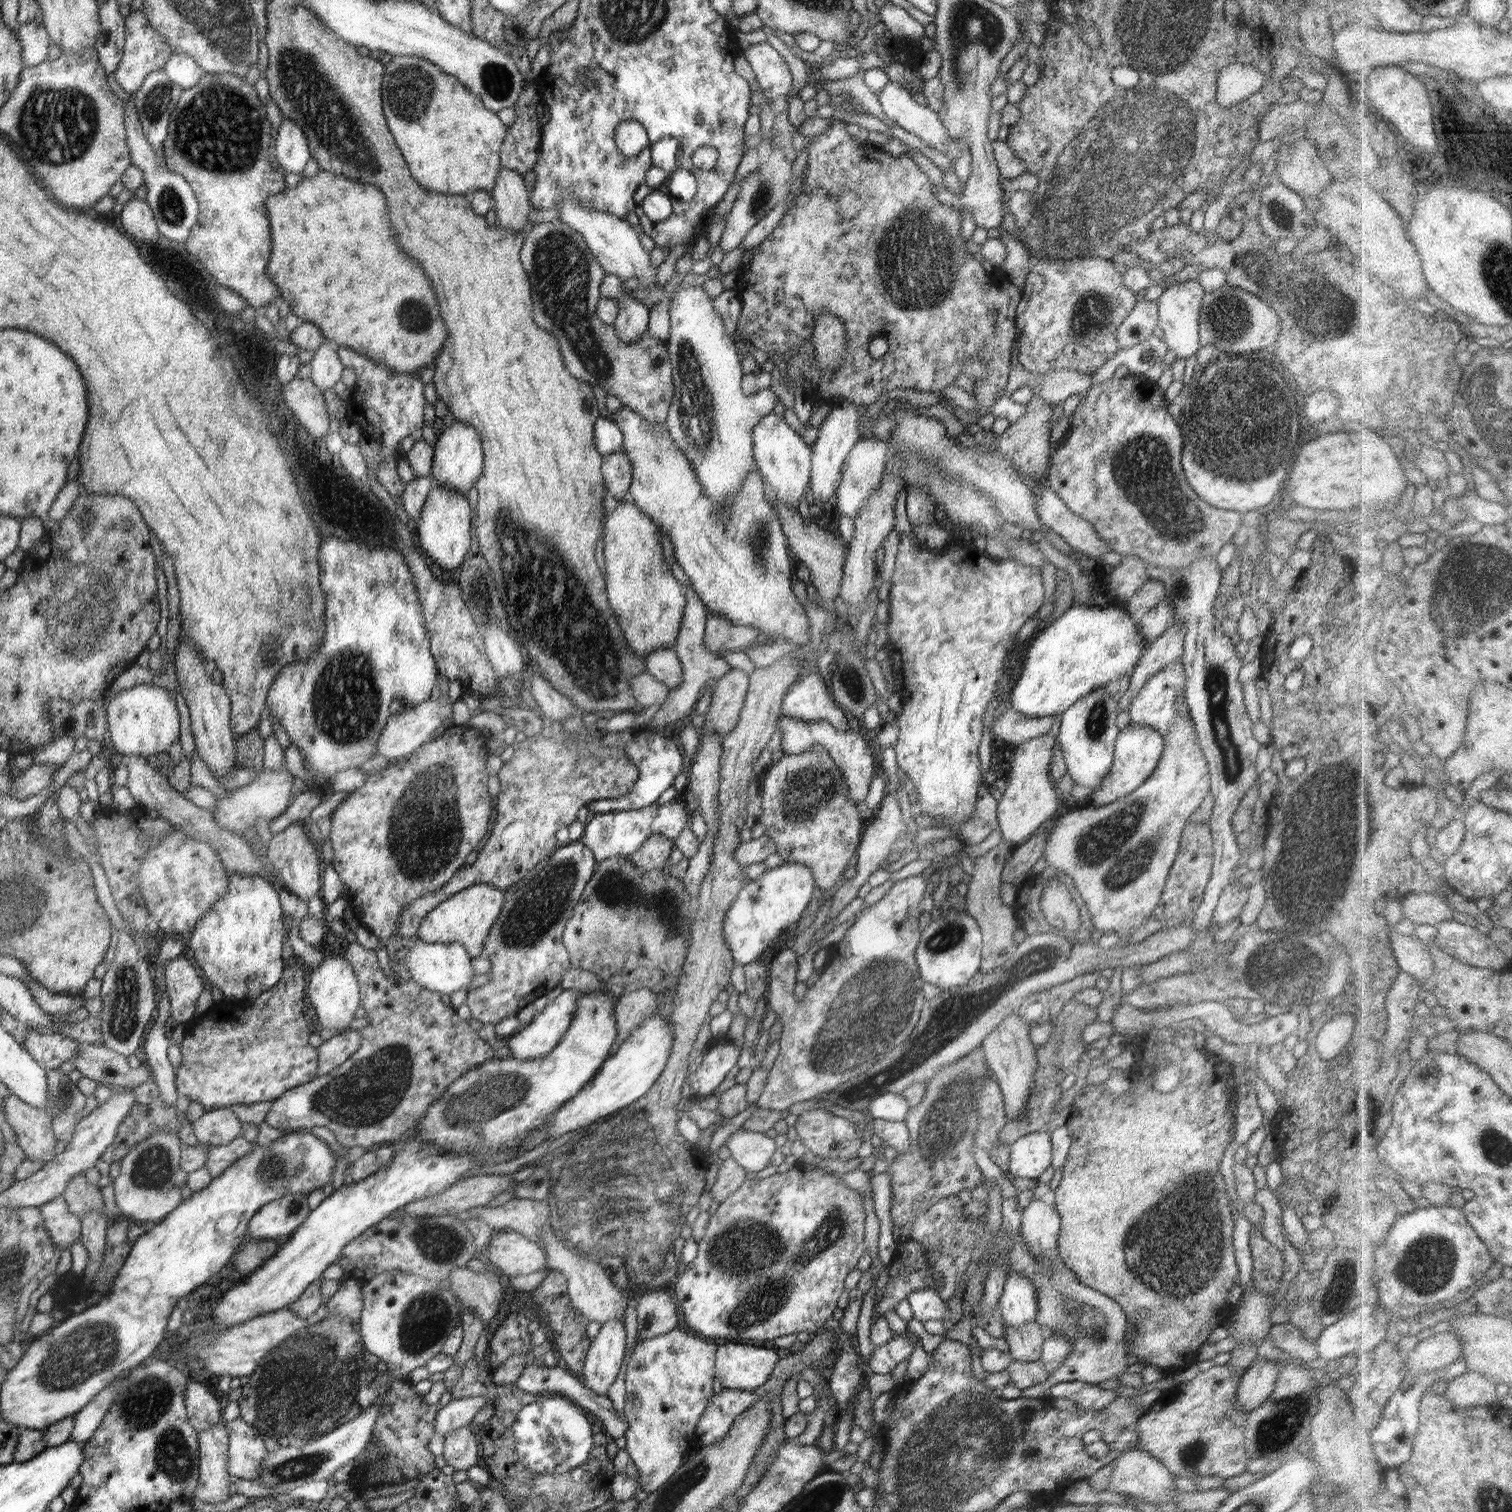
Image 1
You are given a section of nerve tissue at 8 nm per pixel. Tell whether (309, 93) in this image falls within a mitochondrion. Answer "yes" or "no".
yes

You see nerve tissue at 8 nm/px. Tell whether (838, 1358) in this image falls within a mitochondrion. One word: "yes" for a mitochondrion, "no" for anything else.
no

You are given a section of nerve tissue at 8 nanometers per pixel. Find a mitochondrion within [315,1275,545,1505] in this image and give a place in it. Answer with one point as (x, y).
(426, 1318)

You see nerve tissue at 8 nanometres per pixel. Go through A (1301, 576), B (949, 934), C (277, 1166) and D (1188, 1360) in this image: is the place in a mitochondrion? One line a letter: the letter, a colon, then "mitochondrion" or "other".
A: other
B: mitochondrion
C: mitochondrion
D: other

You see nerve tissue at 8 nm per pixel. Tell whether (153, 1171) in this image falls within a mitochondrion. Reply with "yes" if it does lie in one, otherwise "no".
yes

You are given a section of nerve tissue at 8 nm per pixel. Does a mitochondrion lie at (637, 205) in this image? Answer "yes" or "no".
no

